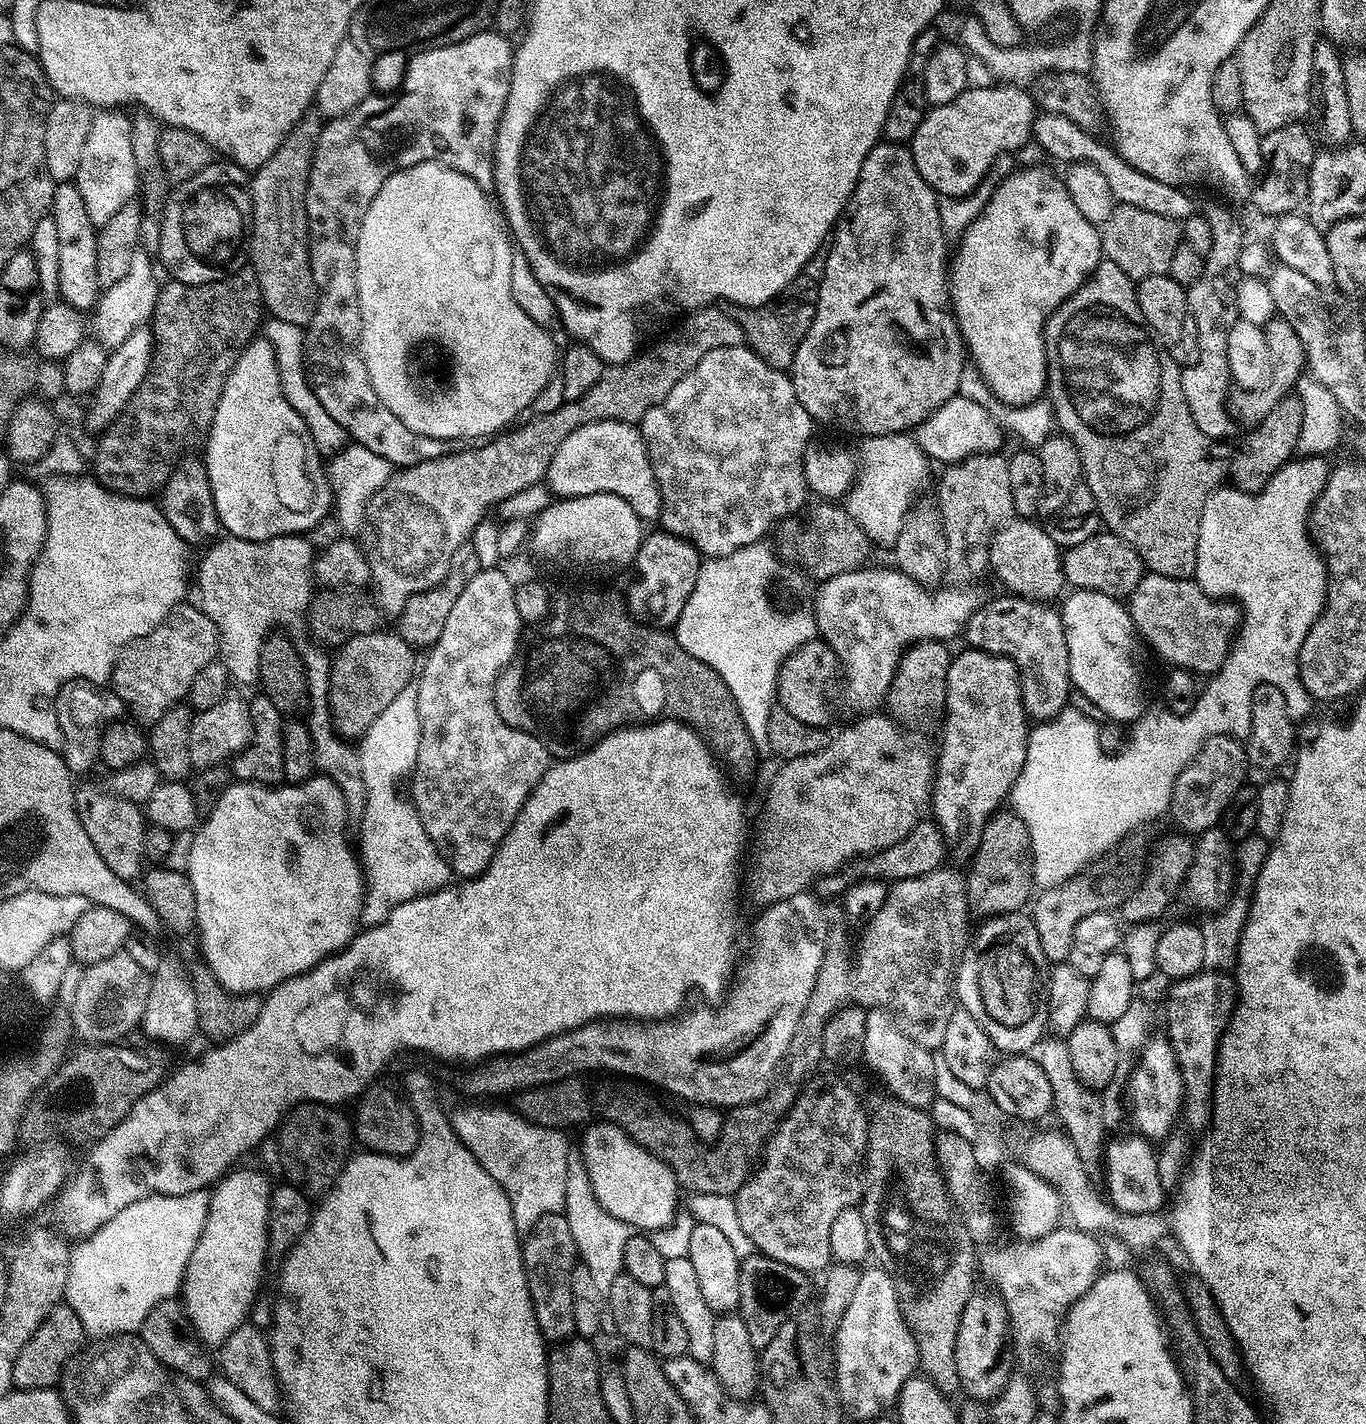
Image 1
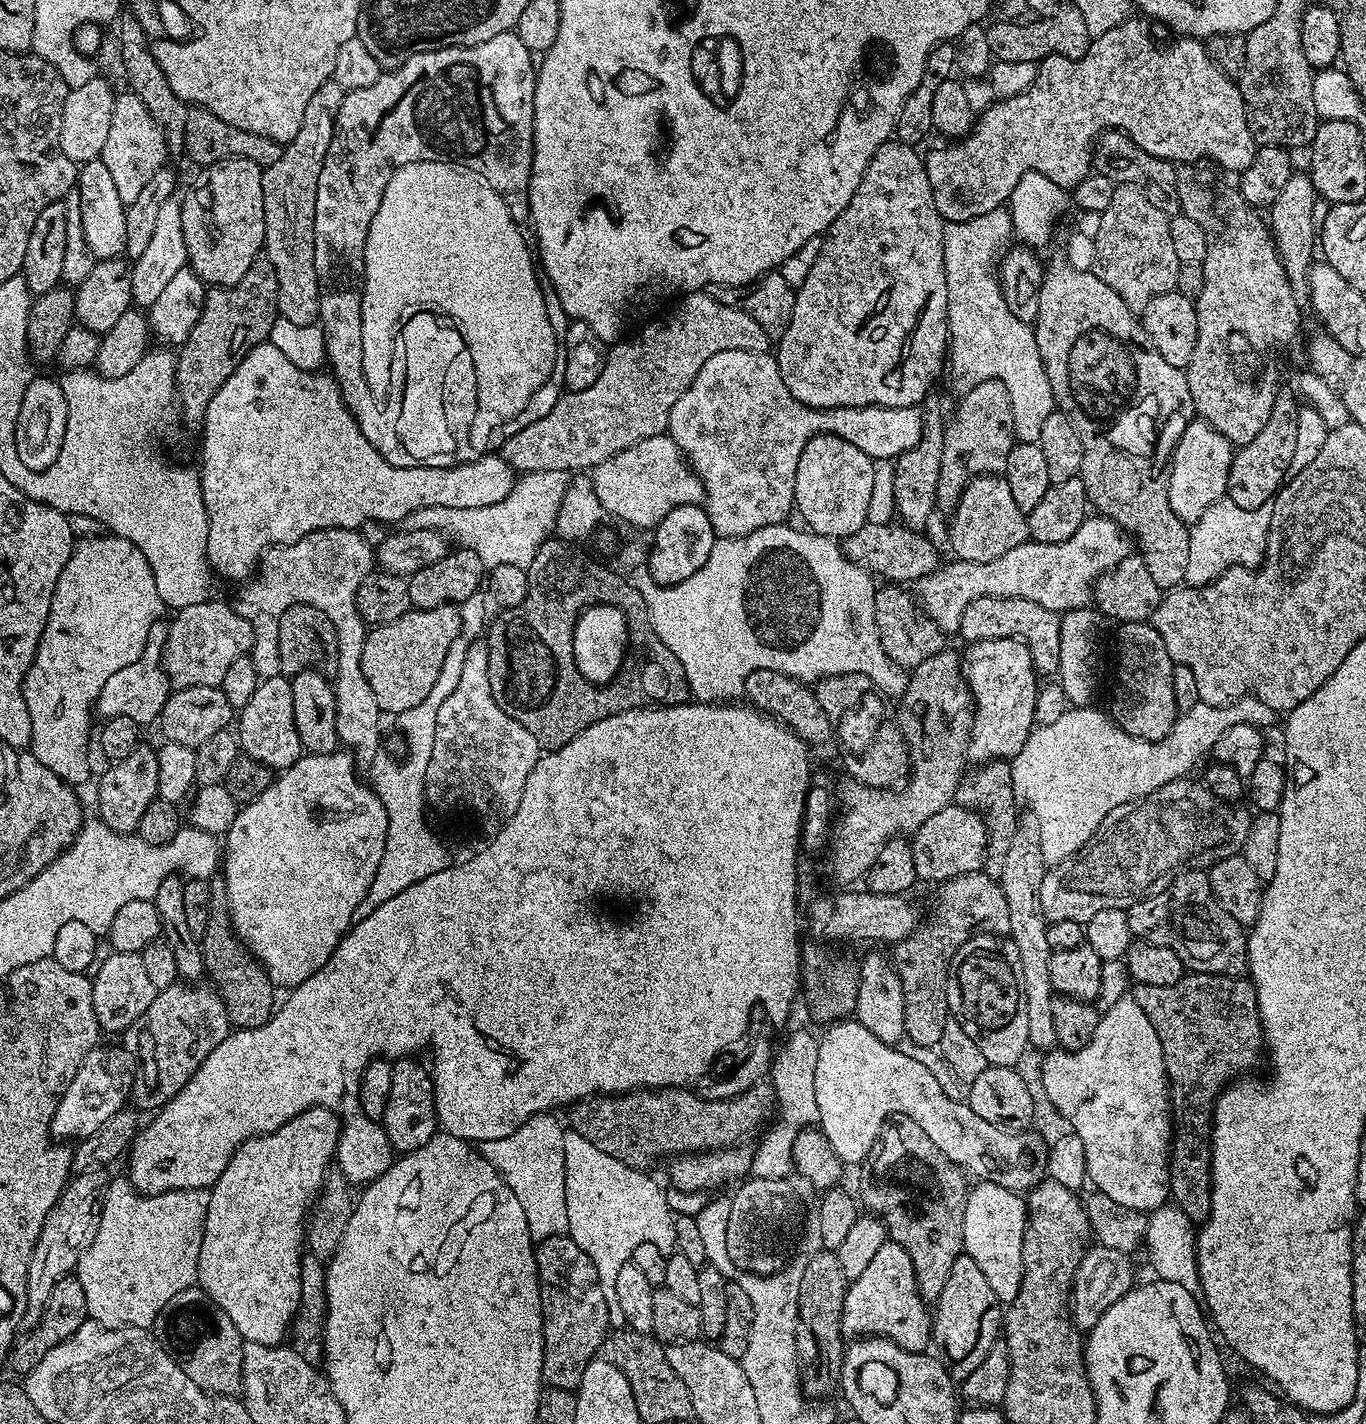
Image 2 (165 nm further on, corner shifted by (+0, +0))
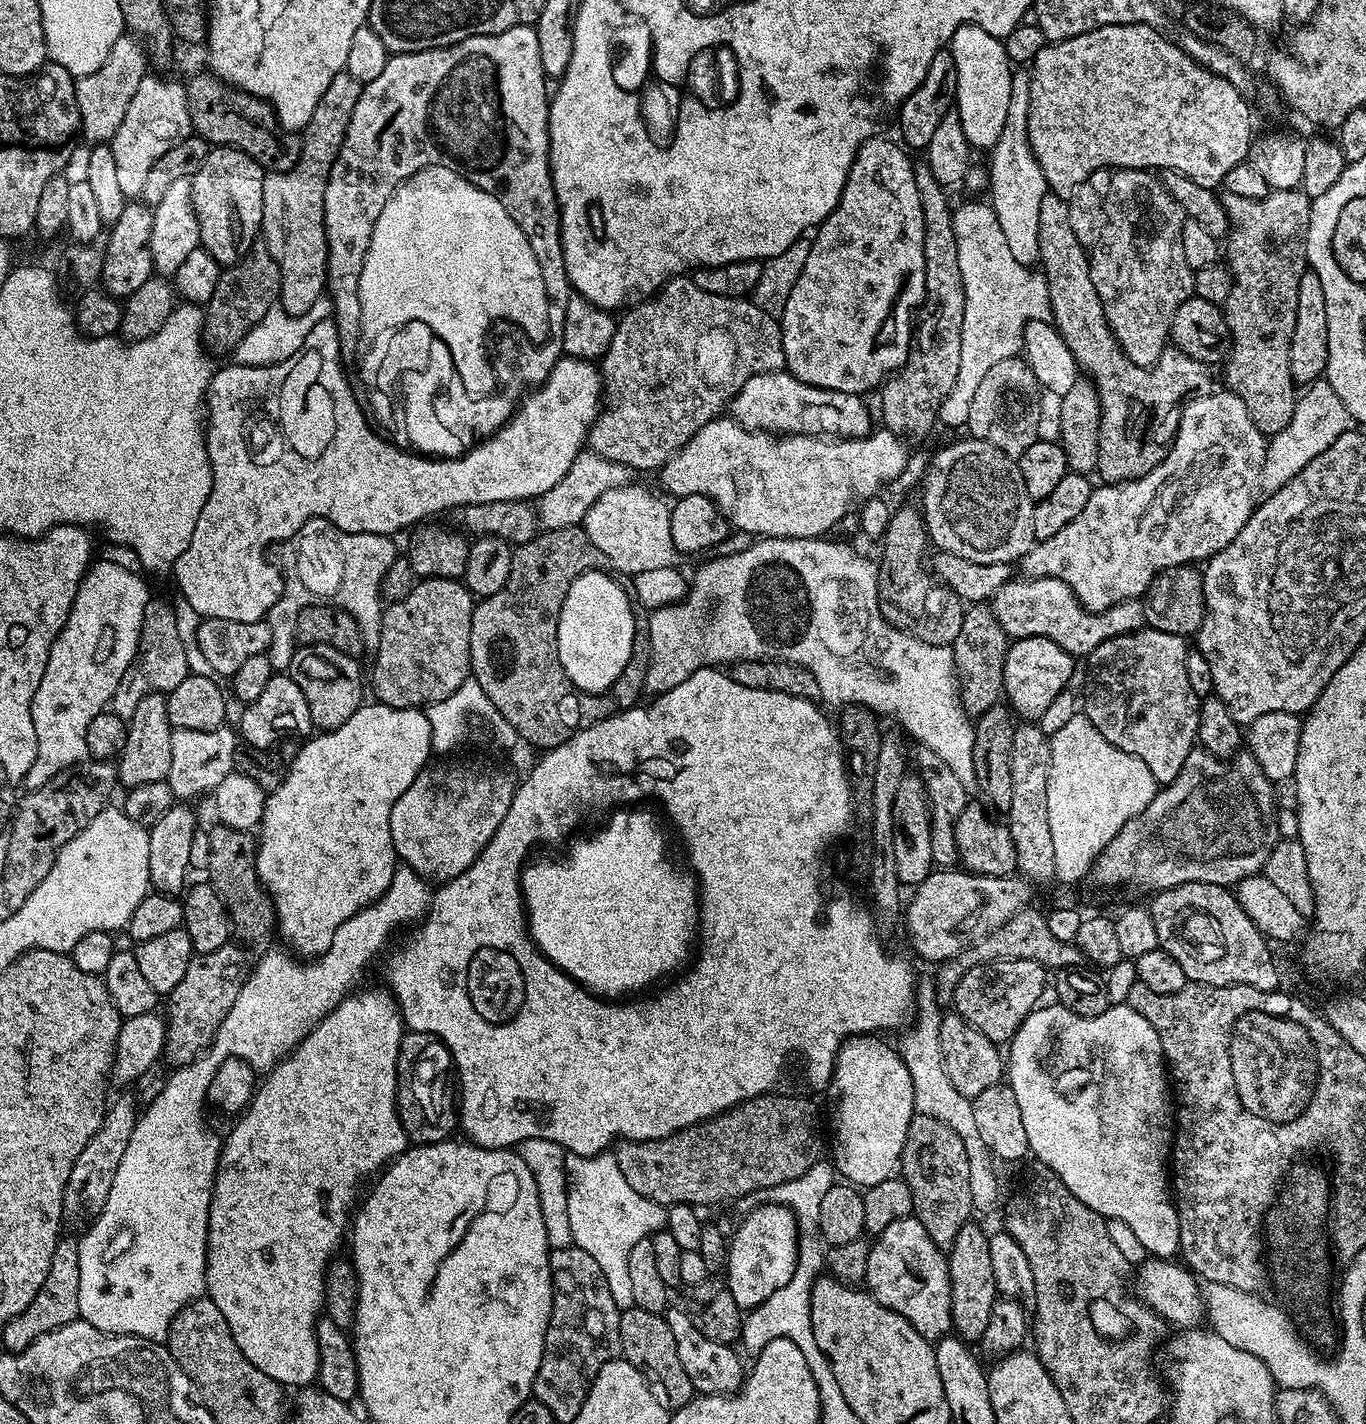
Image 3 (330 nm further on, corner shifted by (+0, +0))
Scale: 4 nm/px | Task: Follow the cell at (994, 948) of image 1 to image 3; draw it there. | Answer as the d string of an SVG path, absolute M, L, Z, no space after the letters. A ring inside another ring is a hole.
M999 960L979 964L965 974L962 982L958 982L954 997L955 1011L966 1018L970 1026L982 1030L982 1034L986 1034L986 1038L996 1045L1007 1045L1024 1019L1045 999L1044 983L1047 980L1049 983L1049 973L1038 962Z

